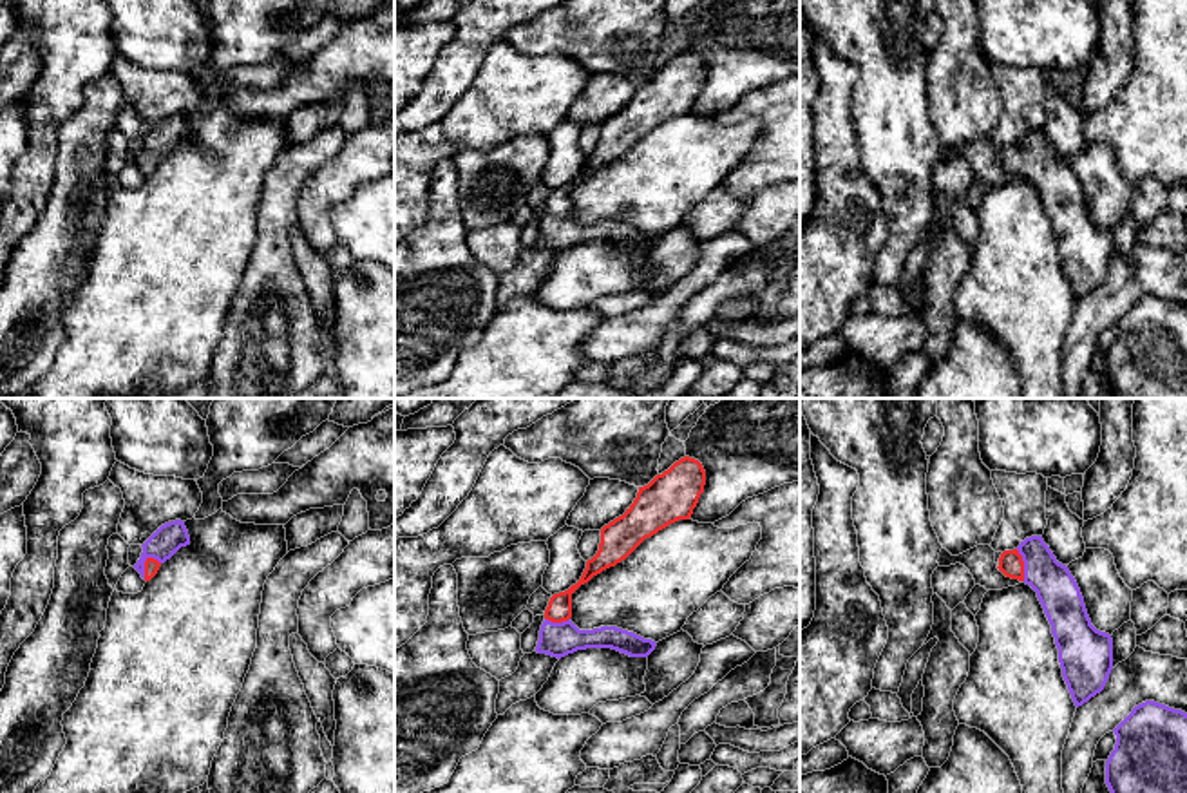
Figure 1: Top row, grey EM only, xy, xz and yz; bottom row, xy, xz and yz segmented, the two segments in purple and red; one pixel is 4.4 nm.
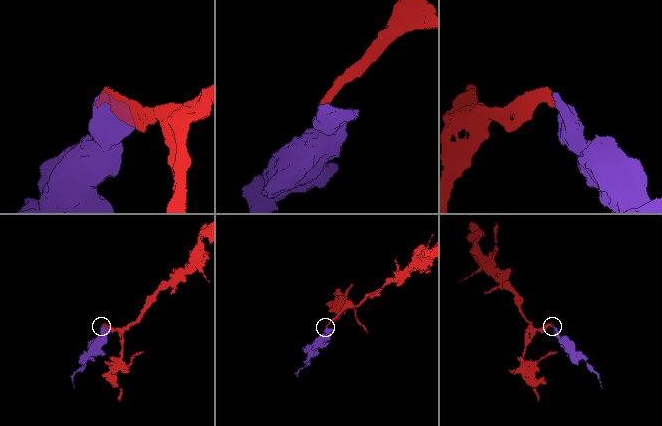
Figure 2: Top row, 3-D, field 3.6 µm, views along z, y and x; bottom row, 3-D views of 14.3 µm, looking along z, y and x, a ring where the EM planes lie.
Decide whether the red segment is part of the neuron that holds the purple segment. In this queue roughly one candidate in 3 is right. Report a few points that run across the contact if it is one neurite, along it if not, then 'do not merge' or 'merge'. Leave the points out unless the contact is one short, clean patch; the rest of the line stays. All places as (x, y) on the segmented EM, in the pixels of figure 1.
line xy (169, 538), (143, 565), (152, 565); merge

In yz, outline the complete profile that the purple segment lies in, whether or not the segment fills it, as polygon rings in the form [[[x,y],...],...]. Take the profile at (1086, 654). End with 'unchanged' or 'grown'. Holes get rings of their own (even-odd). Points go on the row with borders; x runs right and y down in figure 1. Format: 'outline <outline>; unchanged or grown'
outline [[[1042,536],[1026,538],[1017,549],[1004,550],[997,568],[1037,592],[1075,706],[1100,693],[1113,670],[1113,639],[1091,625],[1075,578],[1057,561]]]; grown

